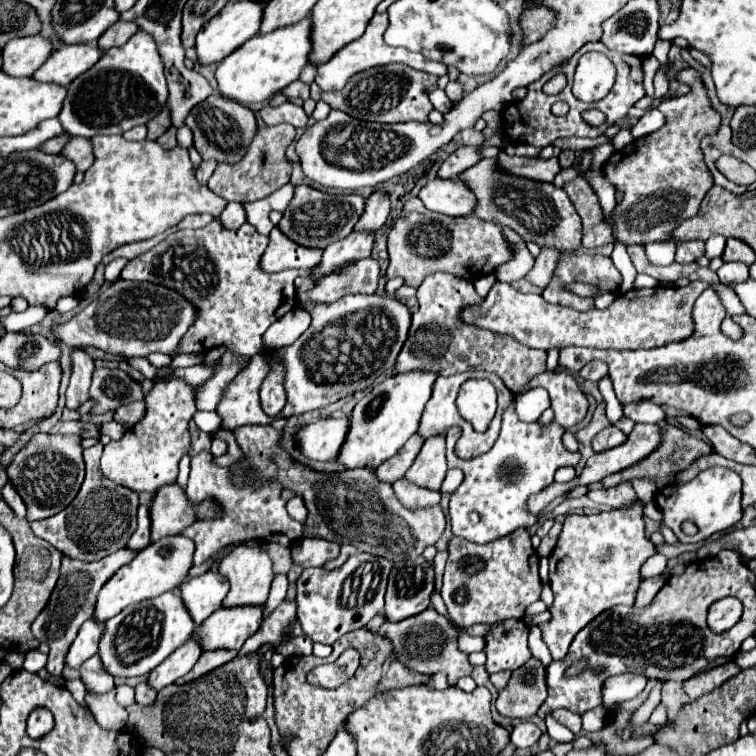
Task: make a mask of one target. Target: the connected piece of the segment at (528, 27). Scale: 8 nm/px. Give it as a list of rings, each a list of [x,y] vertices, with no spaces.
[[[534,8],[526,10],[520,18],[522,28],[524,28],[524,44],[532,44],[540,38],[544,38],[550,30],[552,24],[556,22],[556,14],[550,8]]]

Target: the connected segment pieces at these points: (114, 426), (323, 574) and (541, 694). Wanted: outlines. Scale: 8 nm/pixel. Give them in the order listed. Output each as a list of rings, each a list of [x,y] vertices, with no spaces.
[[[106,422],[106,424],[102,424],[100,426],[100,432],[104,432],[106,436],[110,436],[112,440],[118,440],[118,438],[122,438],[124,436],[124,426],[120,426],[118,422]]]
[[[362,552],[350,556],[340,568],[334,570],[326,570],[324,566],[304,570],[296,582],[296,616],[304,634],[312,642],[334,644],[346,632],[366,626],[366,622],[372,620],[384,606],[384,592],[390,570],[392,564],[386,558]]]
[[[530,658],[524,666],[512,672],[506,688],[500,690],[496,710],[508,718],[532,718],[546,700],[546,668],[540,660]]]

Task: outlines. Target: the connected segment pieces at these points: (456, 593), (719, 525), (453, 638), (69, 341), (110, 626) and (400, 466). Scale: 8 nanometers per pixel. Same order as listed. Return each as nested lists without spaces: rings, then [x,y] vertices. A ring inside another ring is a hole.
[[[518,528],[516,532],[488,544],[472,544],[460,536],[454,536],[448,542],[442,598],[450,618],[460,628],[468,628],[478,622],[494,624],[508,618],[522,618],[526,608],[540,598],[540,590],[538,554],[532,548],[526,528]]]
[[[714,466],[708,470],[702,470],[696,478],[692,478],[688,484],[668,484],[668,488],[660,488],[654,496],[656,506],[662,512],[662,524],[668,526],[680,542],[700,542],[710,538],[716,532],[722,532],[742,518],[742,480],[736,472]],[[692,520],[698,526],[696,536],[686,536],[682,532],[682,522]]]
[[[432,606],[416,616],[410,616],[408,620],[384,622],[378,628],[378,632],[380,632],[380,636],[388,636],[388,640],[392,640],[396,658],[412,672],[418,672],[418,674],[444,672],[448,676],[448,684],[456,686],[458,678],[470,676],[474,670],[474,666],[468,660],[468,654],[458,648],[460,632],[458,632],[456,624],[452,620],[448,620],[446,616],[438,614]]]
[[[120,278],[72,320],[54,326],[52,334],[60,344],[70,348],[94,346],[128,358],[148,356],[150,352],[174,356],[184,332],[192,326],[192,320],[196,320],[196,306],[188,304],[178,292],[152,282],[128,282]]]
[[[164,592],[158,598],[144,600],[132,608],[124,608],[116,618],[108,620],[106,630],[98,644],[98,656],[104,670],[114,678],[142,676],[166,660],[176,648],[188,642],[194,622],[176,592]]]
[[[416,434],[416,436],[412,436],[412,438],[404,444],[404,448],[402,448],[396,456],[388,458],[384,464],[380,464],[380,466],[374,470],[374,472],[376,472],[376,478],[378,478],[380,482],[388,482],[388,484],[400,480],[400,478],[404,476],[404,472],[410,468],[410,464],[414,462],[414,458],[418,456],[420,448],[422,448],[422,438]]]

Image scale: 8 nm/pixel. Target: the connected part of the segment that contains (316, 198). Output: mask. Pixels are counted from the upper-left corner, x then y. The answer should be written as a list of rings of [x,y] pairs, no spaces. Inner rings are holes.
[[[300,184],[296,186],[292,204],[288,204],[288,208],[282,214],[278,228],[282,234],[286,234],[300,246],[324,250],[328,244],[348,236],[348,232],[352,232],[362,212],[364,212],[364,198],[358,194],[326,194],[306,184]]]

